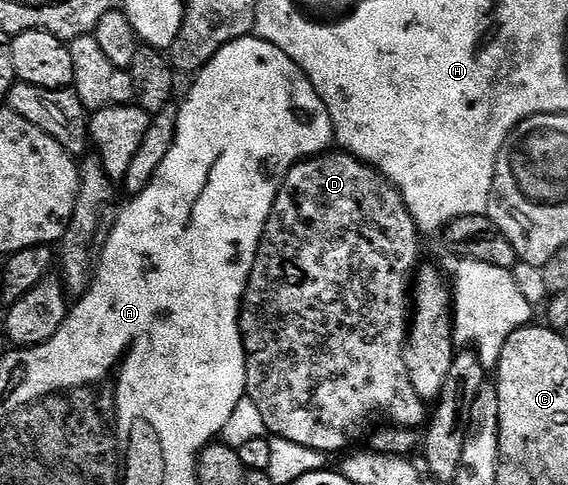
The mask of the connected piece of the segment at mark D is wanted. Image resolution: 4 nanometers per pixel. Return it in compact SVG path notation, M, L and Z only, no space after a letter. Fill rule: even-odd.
M328 150L318 158L308 158L288 170L271 207L267 225L263 227L257 258L247 279L247 289L243 291L243 302L239 305L239 333L247 355L245 396L261 410L261 418L267 422L267 432L272 437L288 440L297 446L305 446L314 452L342 453L344 451L342 448L350 440L359 440L366 434L375 412L387 420L392 420L395 423L392 425L403 430L416 430L415 428L419 427L422 429L428 423L428 409L423 409L426 408L424 401L420 400L419 395L413 390L413 382L409 382L405 355L409 331L409 289L413 284L413 273L420 263L419 239L421 239L419 228L409 214L399 191L376 168L363 163L362 160L356 160L351 153ZM371 328L375 328L375 345L372 348Z

